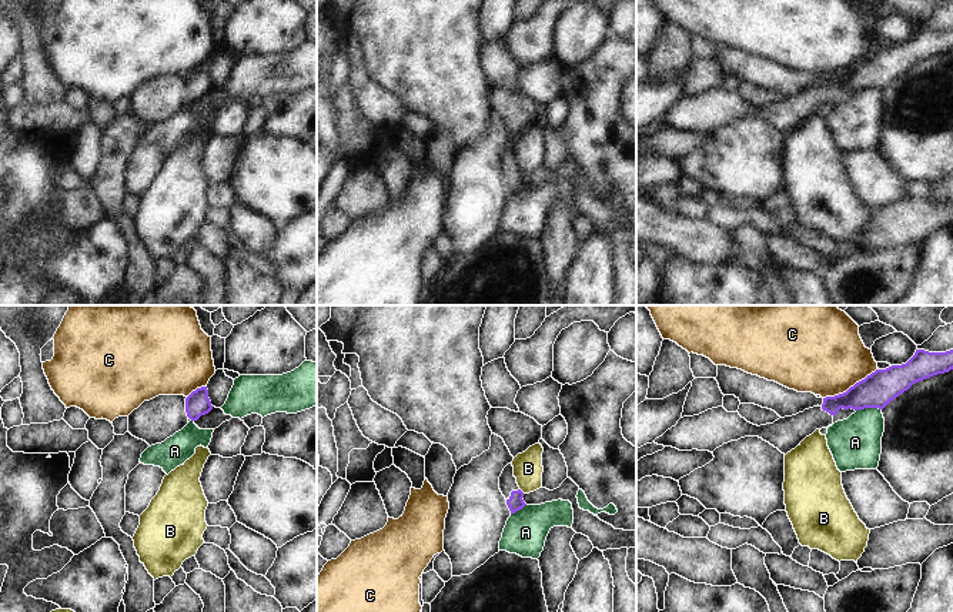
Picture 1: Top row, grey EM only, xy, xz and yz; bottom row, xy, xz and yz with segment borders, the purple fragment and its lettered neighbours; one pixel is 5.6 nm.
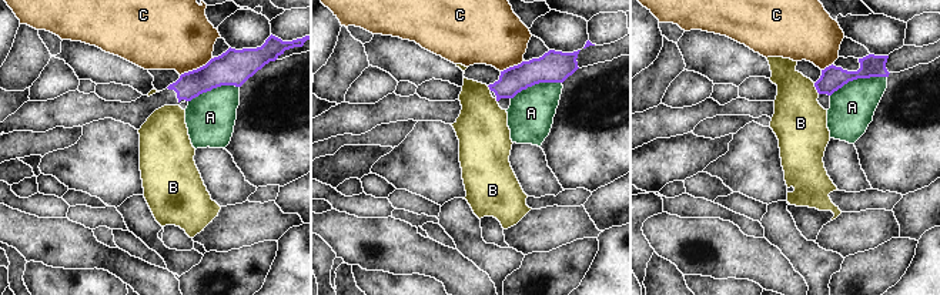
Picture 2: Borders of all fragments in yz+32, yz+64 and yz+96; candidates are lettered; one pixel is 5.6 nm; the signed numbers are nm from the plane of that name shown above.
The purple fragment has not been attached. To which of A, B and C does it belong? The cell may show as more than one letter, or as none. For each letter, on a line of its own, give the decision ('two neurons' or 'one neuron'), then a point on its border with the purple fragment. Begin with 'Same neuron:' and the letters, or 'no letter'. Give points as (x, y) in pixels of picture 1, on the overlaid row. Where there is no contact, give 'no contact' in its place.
Same neuron: no letter
A: two neurons; meets purple in yz at (868, 407)
B: two neurons; meets purple in xz at (521, 491)
C: two neurons; meets purple in yz at (850, 387)

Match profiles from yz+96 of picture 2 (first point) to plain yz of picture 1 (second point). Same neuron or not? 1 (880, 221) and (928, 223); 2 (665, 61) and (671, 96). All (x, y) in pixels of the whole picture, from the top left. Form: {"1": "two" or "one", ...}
{"1": "one", "2": "two"}

